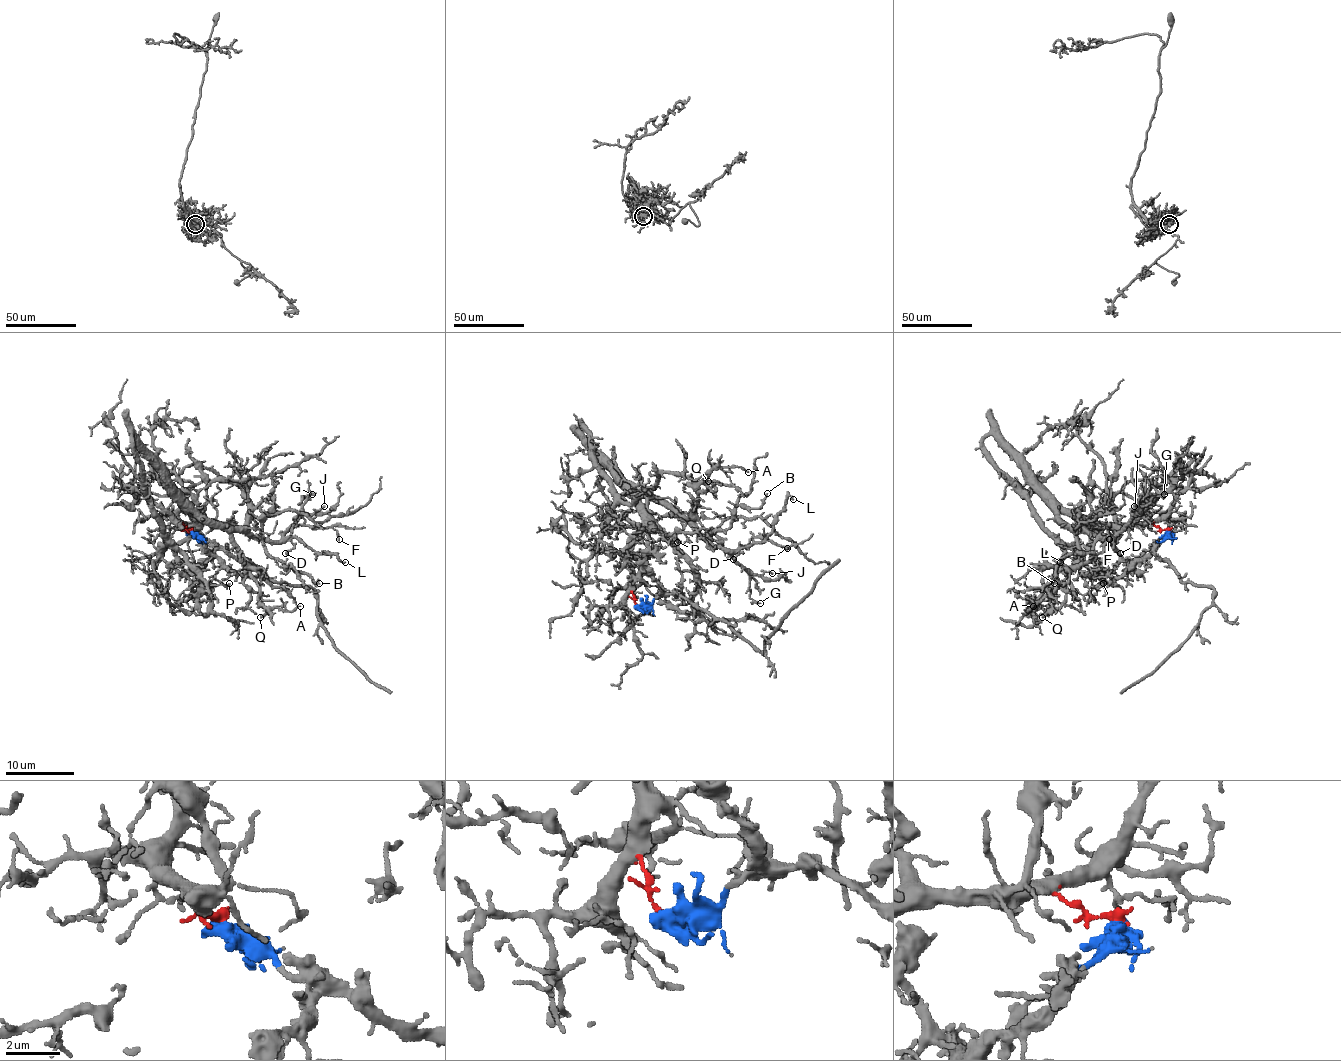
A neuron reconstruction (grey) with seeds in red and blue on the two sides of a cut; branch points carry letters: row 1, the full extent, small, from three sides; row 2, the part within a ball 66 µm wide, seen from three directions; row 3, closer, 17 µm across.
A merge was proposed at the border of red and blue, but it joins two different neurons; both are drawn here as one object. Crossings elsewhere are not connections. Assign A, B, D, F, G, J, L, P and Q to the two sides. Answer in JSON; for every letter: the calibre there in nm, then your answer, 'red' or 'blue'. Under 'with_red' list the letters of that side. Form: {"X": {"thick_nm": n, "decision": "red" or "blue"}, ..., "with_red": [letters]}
{"A": {"thick_nm": 120, "decision": "red"}, "B": {"thick_nm": 90, "decision": "red"}, "D": {"thick_nm": 140, "decision": "red"}, "F": {"thick_nm": 130, "decision": "red"}, "G": {"thick_nm": 110, "decision": "red"}, "J": {"thick_nm": 110, "decision": "red"}, "L": {"thick_nm": 140, "decision": "red"}, "P": {"thick_nm": 160, "decision": "red"}, "Q": {"thick_nm": 150, "decision": "red"}, "with_red": ["A", "B", "D", "F", "G", "J", "L", "P", "Q"]}

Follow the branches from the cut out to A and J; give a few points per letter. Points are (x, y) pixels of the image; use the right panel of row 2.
A: (1168, 531), (1152, 524), (1093, 526), (1093, 576), (1081, 564), (1062, 567), (1050, 590), (1033, 605)
J: (1168, 531), (1152, 524), (1087, 526), (1059, 510), (1057, 514), (1066, 522), (1112, 540), (1135, 514), (1135, 505)

